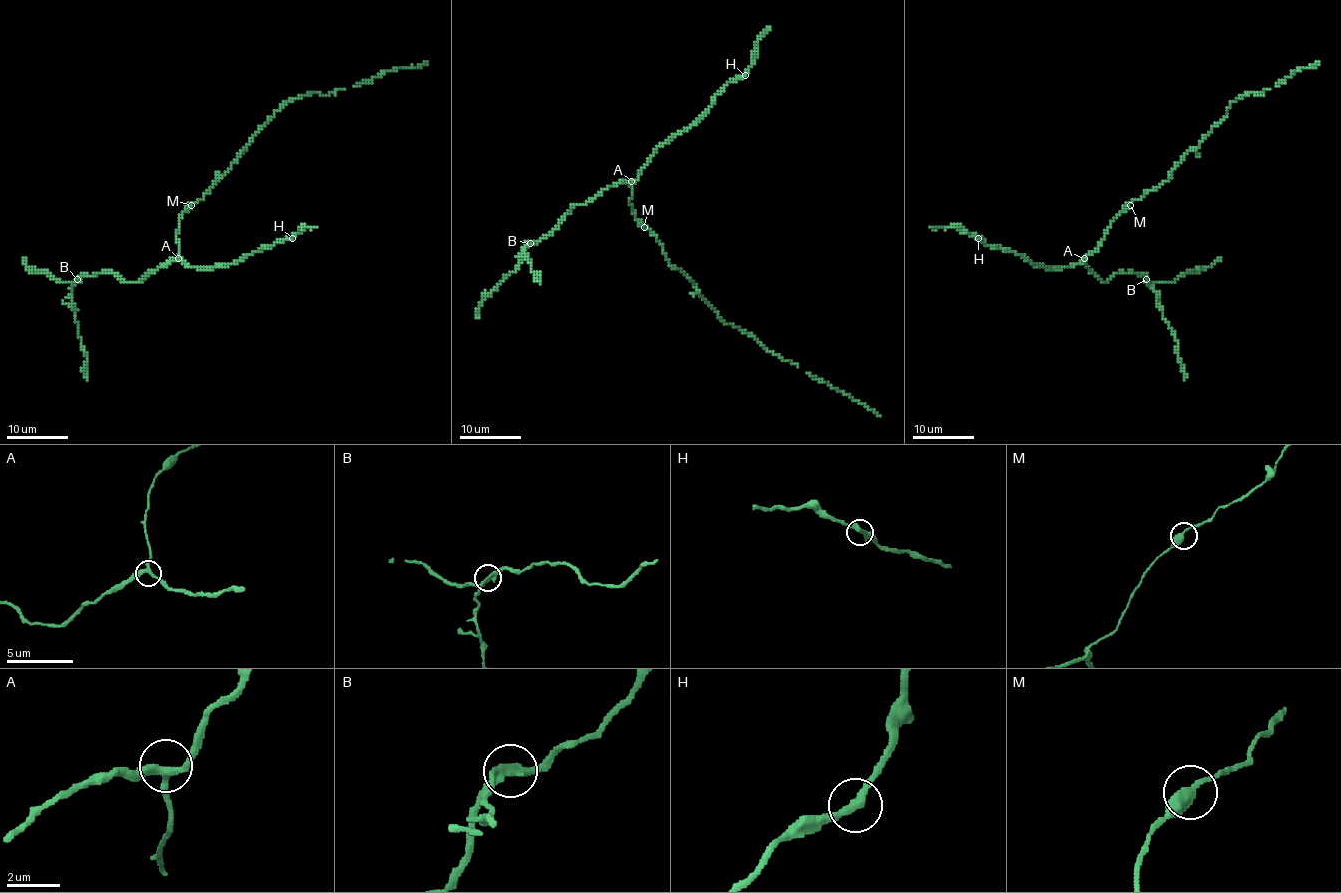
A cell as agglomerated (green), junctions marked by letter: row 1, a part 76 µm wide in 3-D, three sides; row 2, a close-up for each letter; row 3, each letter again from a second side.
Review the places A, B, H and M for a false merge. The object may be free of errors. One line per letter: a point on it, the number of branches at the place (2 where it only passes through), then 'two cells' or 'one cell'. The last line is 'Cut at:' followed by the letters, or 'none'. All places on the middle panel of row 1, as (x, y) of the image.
A: (631, 181) | 3 | one cell
B: (530, 243) | 3 | two cells
H: (745, 75) | 2 | one cell
M: (644, 227) | 2 | one cell
Cut at: B

